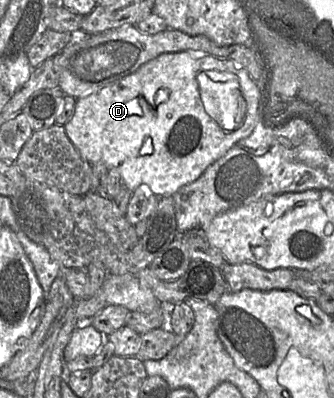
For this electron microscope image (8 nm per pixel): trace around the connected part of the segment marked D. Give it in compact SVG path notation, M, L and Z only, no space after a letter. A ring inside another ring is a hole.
M205 52L163 53L132 74L77 99L74 115L63 127L85 161L116 169L124 187L130 191L146 185L158 198L173 197L182 186L197 180L233 145L252 133L261 120L257 110L258 89L247 71L232 61Z

